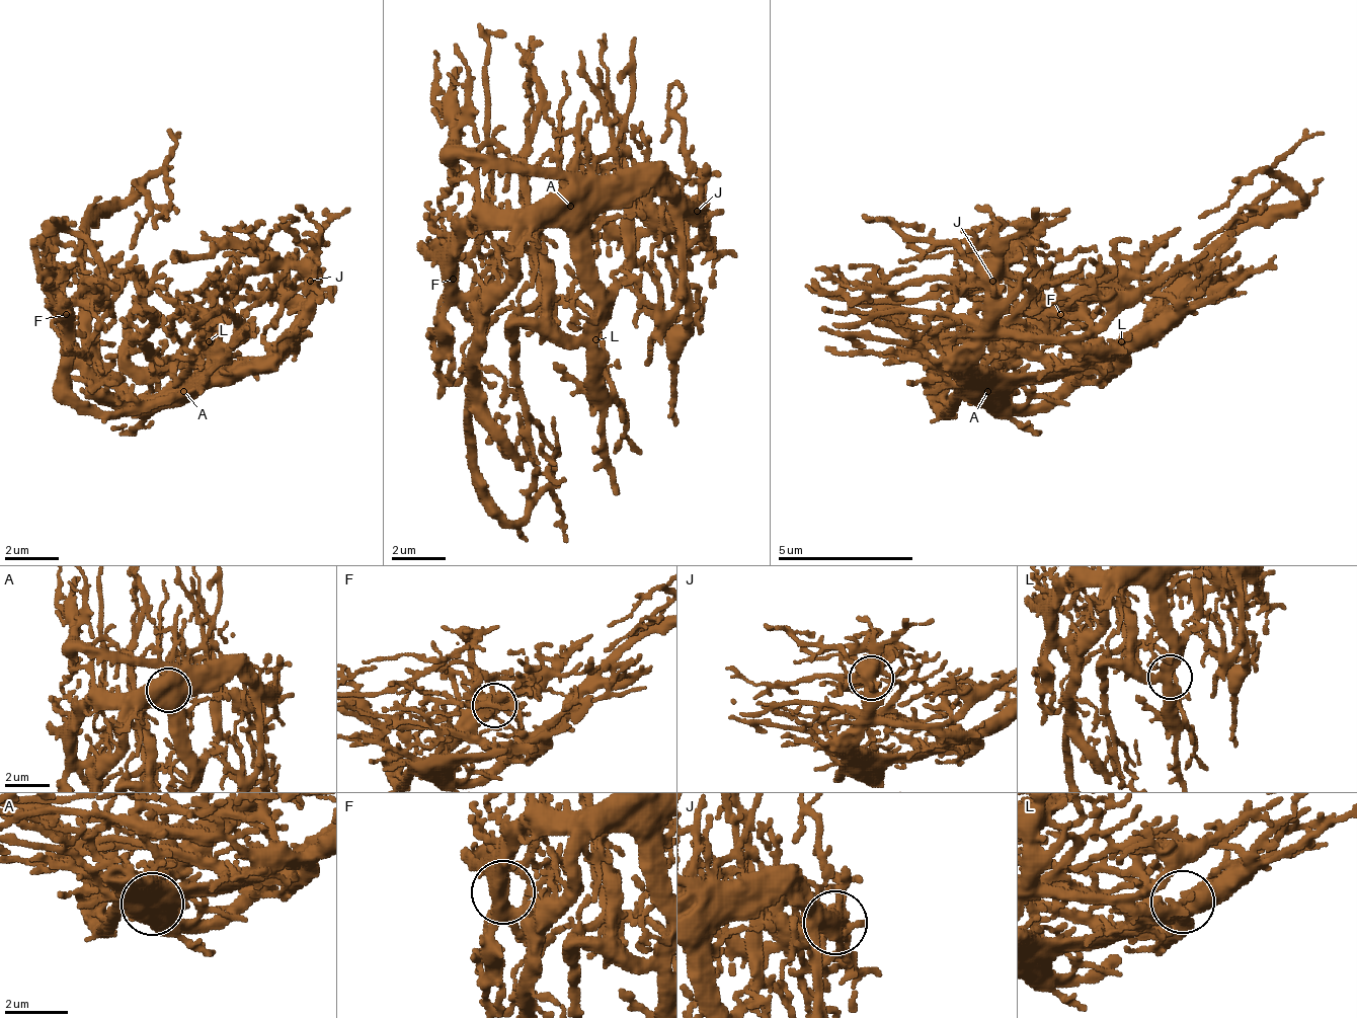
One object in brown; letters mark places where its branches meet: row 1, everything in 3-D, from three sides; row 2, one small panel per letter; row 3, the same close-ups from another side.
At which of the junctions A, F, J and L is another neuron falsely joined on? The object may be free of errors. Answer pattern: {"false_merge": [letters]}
{"false_merge": []}

